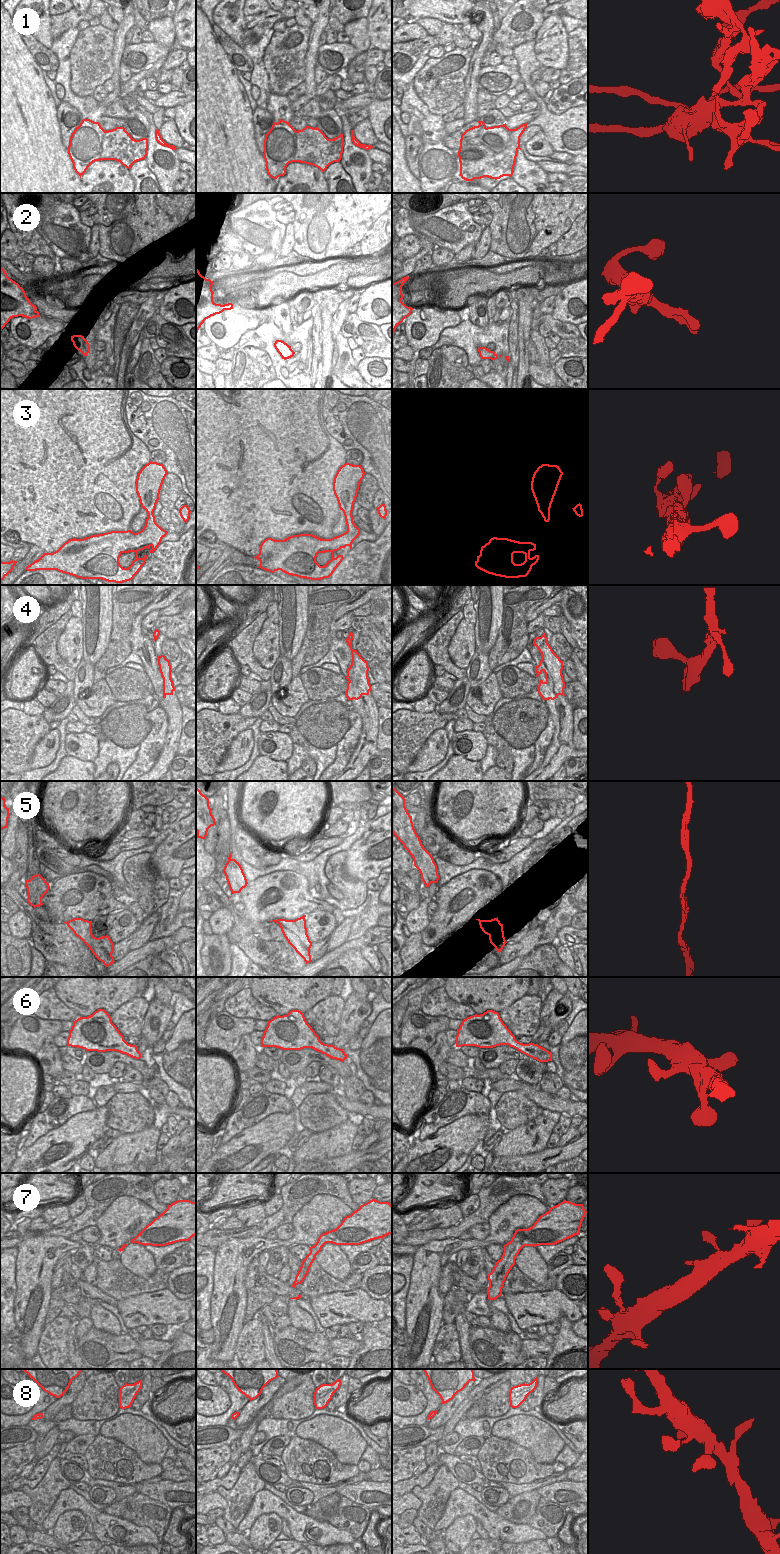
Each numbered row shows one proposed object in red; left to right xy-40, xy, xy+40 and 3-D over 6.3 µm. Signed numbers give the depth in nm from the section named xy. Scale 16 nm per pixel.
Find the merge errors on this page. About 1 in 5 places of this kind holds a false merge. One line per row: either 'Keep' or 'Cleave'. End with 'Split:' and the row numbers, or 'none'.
1: Cleave
2: Keep
3: Keep
4: Keep
5: Keep
6: Keep
7: Keep
8: Keep
Split: 1

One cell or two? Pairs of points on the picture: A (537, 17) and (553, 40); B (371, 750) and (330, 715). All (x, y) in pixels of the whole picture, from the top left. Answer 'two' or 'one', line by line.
A: two
B: two

